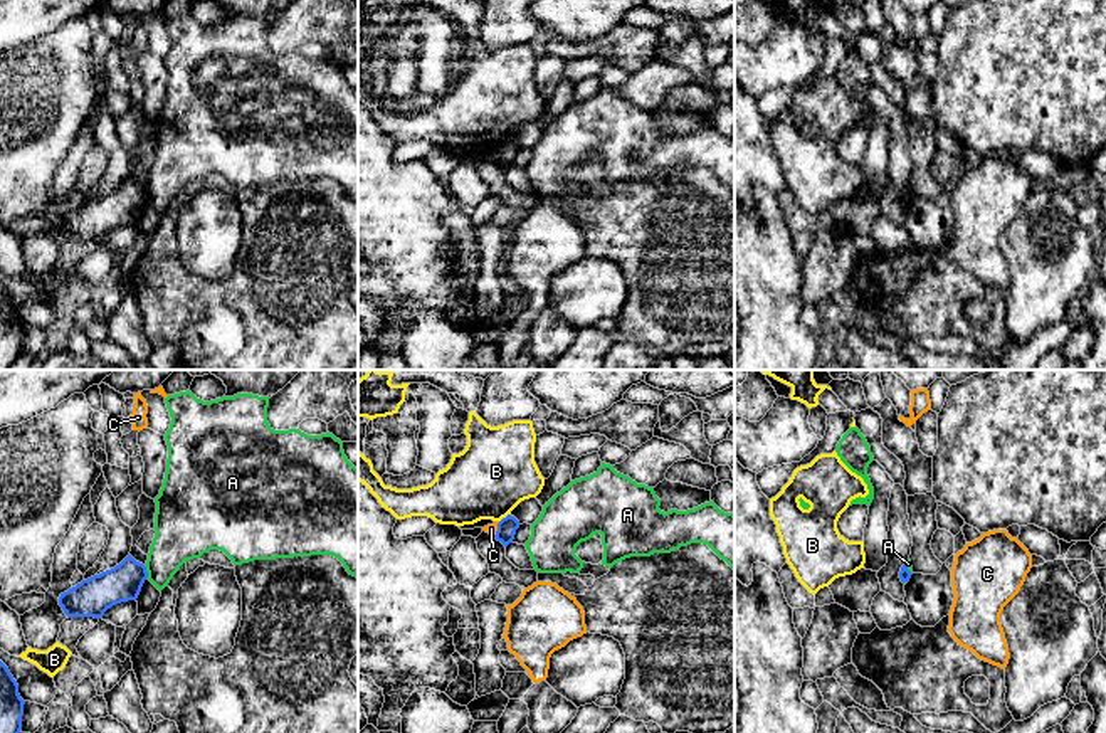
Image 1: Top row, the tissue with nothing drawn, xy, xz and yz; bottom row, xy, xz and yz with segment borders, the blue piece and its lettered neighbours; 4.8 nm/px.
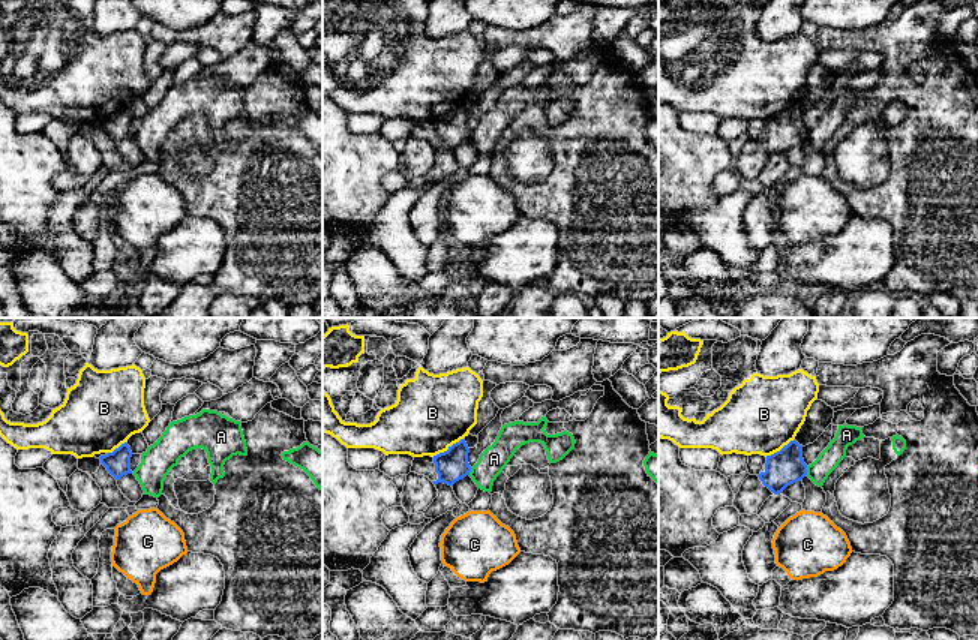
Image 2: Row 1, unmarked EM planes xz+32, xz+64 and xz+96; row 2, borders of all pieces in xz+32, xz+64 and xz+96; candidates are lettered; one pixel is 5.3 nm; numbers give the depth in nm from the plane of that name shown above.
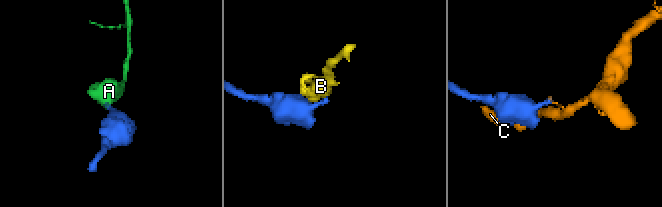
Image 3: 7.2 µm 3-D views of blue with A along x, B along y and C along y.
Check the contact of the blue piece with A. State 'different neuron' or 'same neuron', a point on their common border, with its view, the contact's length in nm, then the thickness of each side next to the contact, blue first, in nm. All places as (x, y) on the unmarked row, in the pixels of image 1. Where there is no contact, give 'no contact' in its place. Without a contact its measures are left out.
different neuron; meets blue in xy at (147, 195); contact 60 nm long; 170 nm thick on the blue side, 260 nm on the other

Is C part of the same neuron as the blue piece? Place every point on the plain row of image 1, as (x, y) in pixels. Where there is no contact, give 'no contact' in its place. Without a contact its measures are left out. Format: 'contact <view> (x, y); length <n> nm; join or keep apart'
contact xz (498, 152); length 80 nm; keep apart

